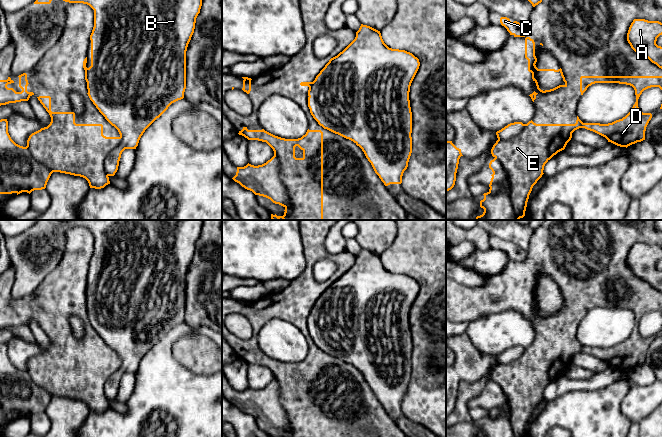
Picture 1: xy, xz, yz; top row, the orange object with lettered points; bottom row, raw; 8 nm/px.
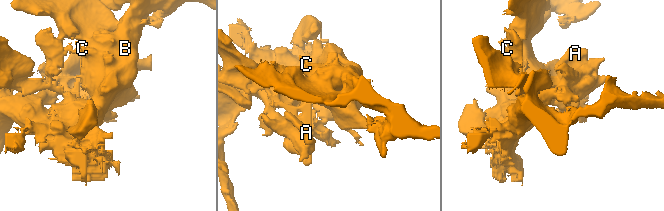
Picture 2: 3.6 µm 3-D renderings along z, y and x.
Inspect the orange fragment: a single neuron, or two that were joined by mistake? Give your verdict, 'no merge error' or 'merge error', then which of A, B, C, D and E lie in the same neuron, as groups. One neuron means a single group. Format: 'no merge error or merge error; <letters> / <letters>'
merge error; A B C / D E

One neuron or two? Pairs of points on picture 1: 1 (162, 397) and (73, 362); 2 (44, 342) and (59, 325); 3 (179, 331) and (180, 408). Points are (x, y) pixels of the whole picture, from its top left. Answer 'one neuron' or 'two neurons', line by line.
1: two neurons
2: two neurons
3: one neuron

